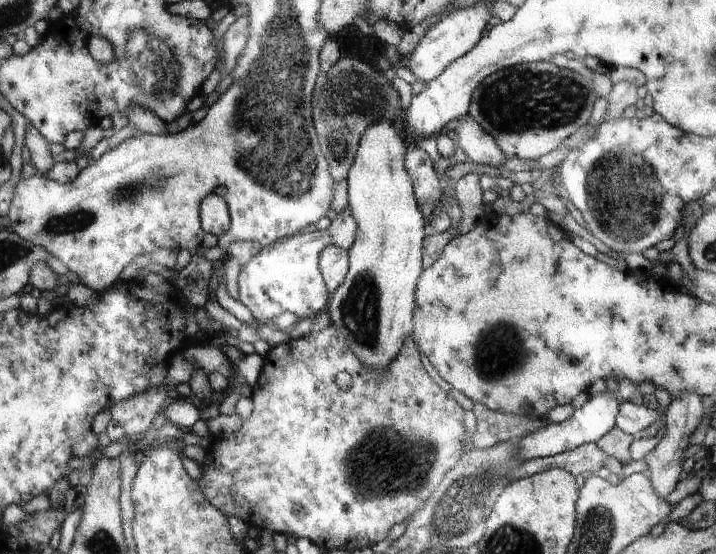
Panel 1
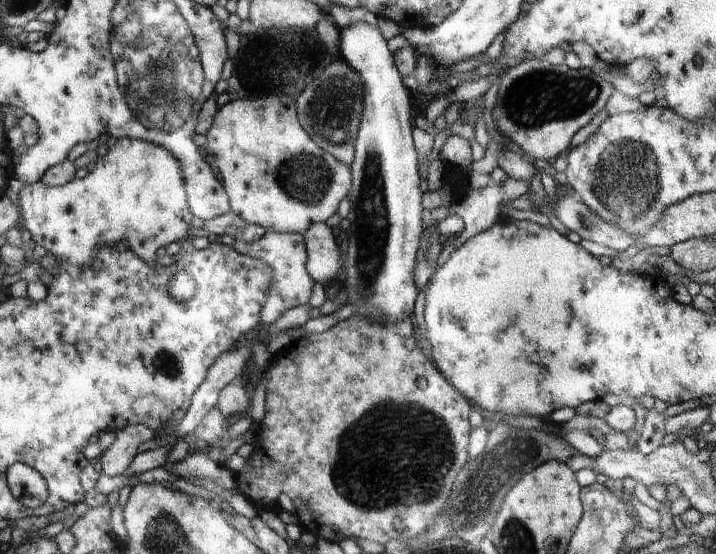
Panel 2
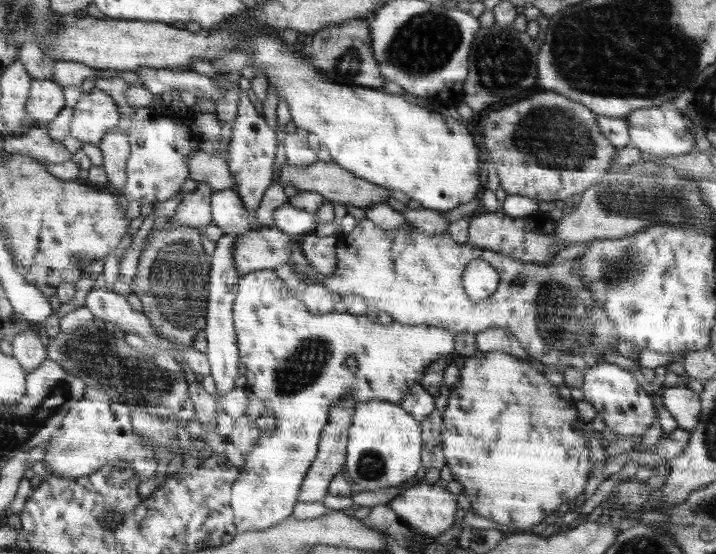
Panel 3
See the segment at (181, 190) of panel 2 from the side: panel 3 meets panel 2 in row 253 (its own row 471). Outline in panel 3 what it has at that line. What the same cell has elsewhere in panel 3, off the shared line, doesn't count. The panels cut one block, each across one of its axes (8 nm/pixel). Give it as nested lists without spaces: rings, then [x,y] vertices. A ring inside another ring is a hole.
[[[83,396],[72,404],[62,419],[62,426],[49,438],[43,465],[50,468],[49,474],[58,478],[80,478],[95,473],[108,462],[126,461],[130,462],[141,480],[148,480],[156,475],[158,468],[157,444],[163,446],[134,432],[126,403],[112,402],[110,398],[88,400],[87,396]]]

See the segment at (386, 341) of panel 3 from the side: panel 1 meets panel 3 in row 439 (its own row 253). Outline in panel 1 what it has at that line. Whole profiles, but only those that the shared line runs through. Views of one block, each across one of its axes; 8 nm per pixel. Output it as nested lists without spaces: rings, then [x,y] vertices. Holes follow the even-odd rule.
[[[346,207],[343,212],[336,215],[332,222],[327,222],[322,229],[313,232],[298,232],[296,236],[286,238],[280,244],[272,244],[272,246],[262,247],[258,254],[254,255],[248,264],[241,269],[238,277],[239,286],[239,301],[252,312],[257,324],[269,326],[272,319],[282,312],[292,312],[298,318],[314,318],[327,308],[327,303],[330,302],[330,290],[324,284],[320,269],[318,268],[318,260],[320,252],[328,245],[349,248],[355,242],[358,235],[359,227],[356,220],[352,218],[349,207]]]

